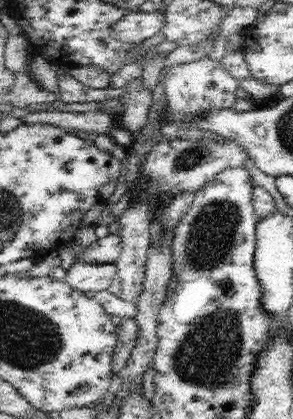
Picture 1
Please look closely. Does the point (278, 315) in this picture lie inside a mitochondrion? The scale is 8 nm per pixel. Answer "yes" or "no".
no

